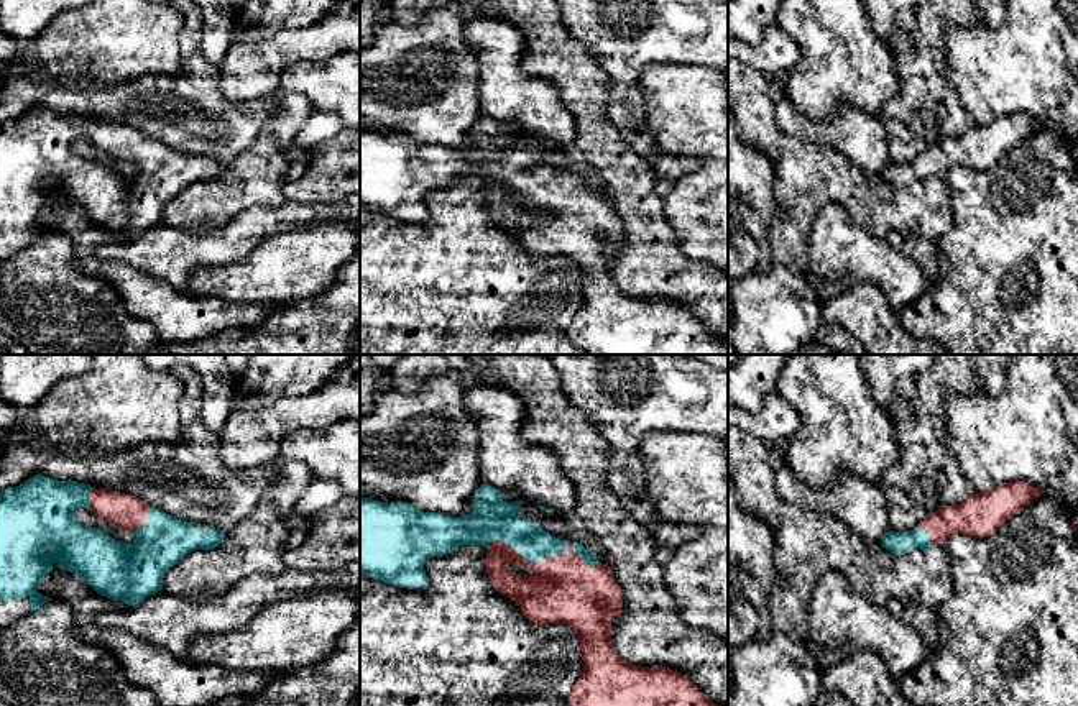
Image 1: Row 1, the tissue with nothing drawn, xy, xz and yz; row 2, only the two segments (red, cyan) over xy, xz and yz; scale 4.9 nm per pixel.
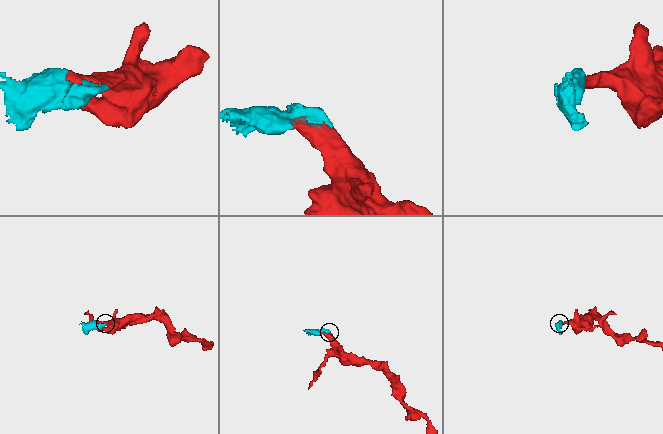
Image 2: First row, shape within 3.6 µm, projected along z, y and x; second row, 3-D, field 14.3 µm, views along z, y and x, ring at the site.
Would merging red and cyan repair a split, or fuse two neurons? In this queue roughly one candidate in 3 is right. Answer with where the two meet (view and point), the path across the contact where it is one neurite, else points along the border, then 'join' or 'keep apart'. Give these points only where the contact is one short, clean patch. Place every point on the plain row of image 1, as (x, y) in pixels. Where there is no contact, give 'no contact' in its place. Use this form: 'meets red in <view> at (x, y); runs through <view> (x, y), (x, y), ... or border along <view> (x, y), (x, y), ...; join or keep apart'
meets red in xz at (548, 189); join

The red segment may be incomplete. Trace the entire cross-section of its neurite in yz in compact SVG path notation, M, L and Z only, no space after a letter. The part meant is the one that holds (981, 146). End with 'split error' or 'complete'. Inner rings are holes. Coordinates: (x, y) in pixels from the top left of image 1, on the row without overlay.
M1027 113L1002 115L989 125L974 125L960 136L930 144L914 163L889 163L881 176L891 186L901 187L947 176L953 166L989 169L1043 125Z | split error

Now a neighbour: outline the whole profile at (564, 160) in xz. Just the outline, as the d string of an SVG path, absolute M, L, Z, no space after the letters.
M524 135L516 148L529 151L559 172L582 176L598 189L601 197L605 197L605 186L598 171L587 161L580 159L572 148L546 144L529 135Z

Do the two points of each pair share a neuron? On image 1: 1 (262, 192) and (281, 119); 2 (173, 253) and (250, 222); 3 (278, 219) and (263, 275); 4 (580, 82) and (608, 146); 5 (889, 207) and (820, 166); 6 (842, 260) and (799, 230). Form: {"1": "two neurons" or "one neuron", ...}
{"1": "one neuron", "2": "one neuron", "3": "two neurons", "4": "one neuron", "5": "one neuron", "6": "two neurons"}

